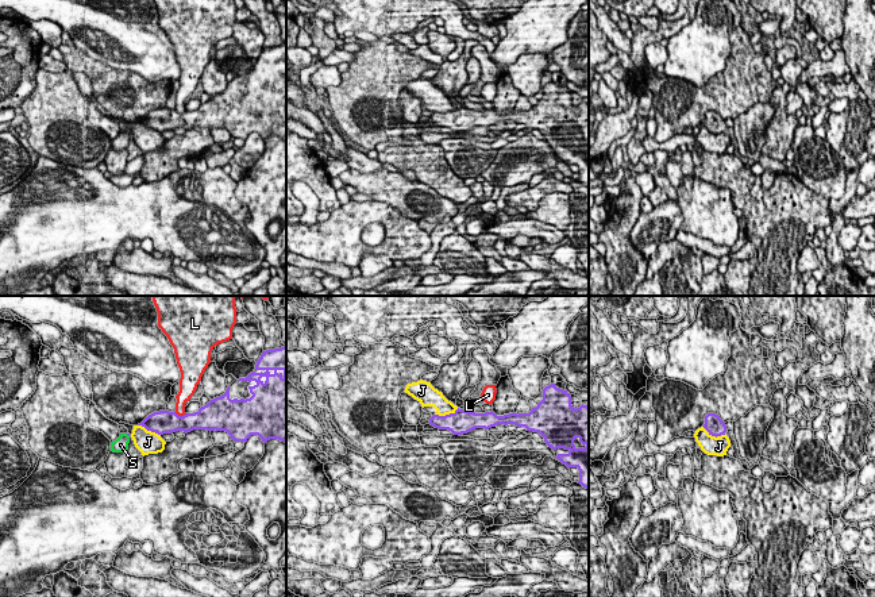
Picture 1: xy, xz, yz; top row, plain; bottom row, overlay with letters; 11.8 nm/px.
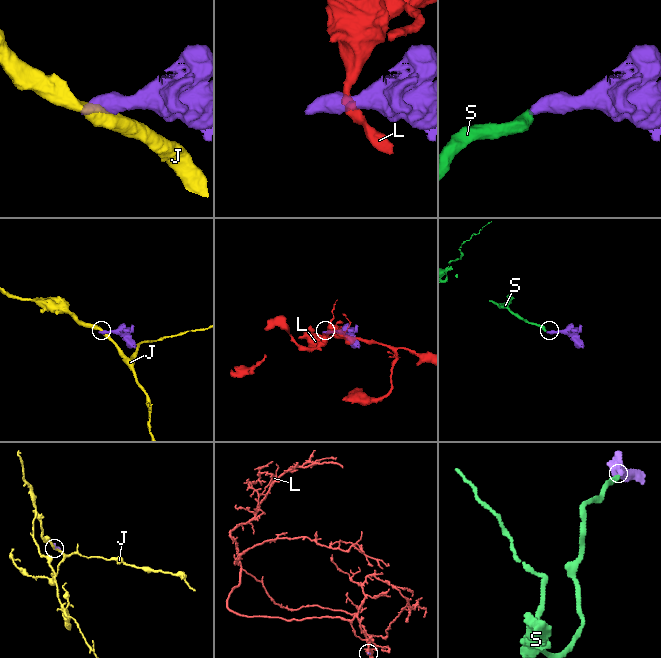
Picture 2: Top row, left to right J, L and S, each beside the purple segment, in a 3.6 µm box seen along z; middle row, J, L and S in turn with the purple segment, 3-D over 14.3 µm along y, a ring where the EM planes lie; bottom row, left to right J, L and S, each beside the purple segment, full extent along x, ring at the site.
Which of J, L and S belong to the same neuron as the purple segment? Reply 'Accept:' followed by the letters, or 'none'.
Accept: S

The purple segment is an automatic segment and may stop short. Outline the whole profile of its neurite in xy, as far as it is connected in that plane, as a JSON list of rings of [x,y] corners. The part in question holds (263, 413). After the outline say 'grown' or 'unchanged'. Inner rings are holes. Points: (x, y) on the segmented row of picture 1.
[[[286,346],[263,351],[253,373],[235,380],[223,396],[211,400],[197,412],[178,416],[176,412],[159,411],[149,415],[138,425],[158,435],[216,430],[226,431],[235,442],[246,443],[251,435],[258,435],[263,443],[270,439],[286,442]]]; grown

